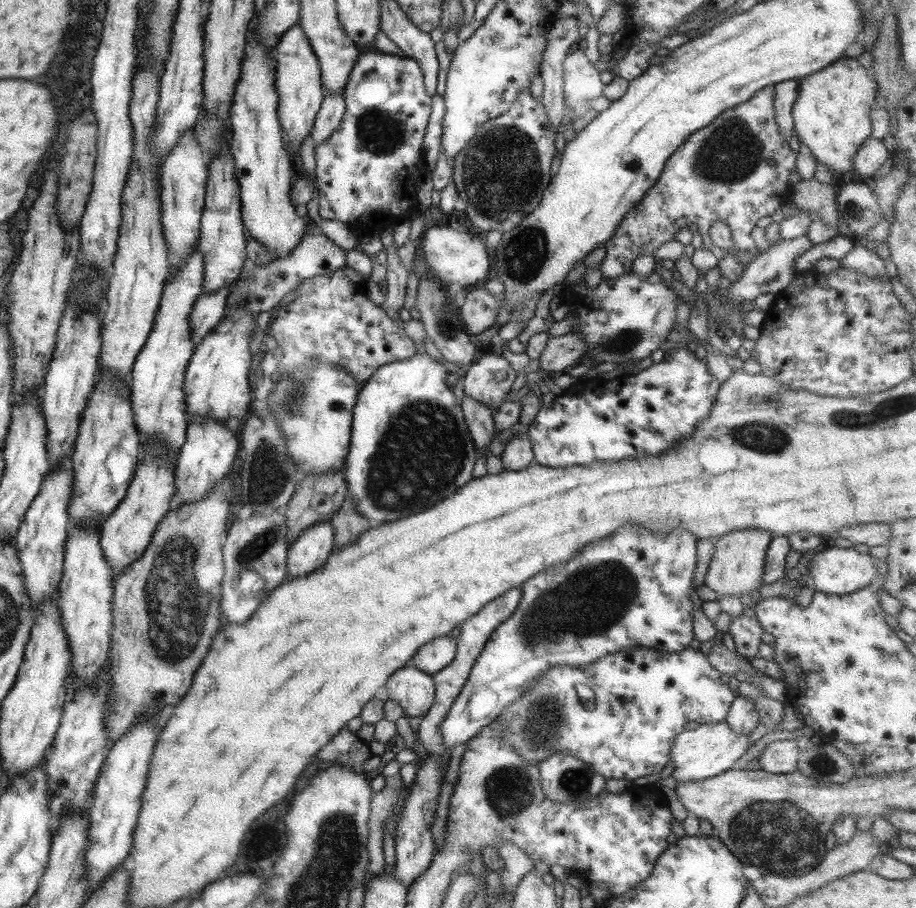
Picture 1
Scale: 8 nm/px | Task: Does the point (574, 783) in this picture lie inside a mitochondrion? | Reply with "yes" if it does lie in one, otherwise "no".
yes

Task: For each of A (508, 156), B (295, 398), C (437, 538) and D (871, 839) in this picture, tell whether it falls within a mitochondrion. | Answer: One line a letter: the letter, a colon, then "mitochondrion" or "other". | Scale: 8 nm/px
A: mitochondrion
B: mitochondrion
C: other
D: other

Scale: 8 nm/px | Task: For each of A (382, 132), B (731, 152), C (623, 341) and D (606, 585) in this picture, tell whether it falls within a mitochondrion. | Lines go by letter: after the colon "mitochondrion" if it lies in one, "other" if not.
A: mitochondrion
B: mitochondrion
C: mitochondrion
D: mitochondrion

